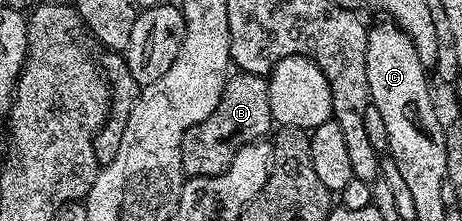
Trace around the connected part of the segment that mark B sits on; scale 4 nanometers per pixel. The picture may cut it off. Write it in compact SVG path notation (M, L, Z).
M230 74L225 80L223 97L219 97L219 105L215 105L215 113L211 113L207 121L199 121L199 125L187 129L181 146L181 169L189 177L223 173L240 147L264 140L274 127L268 78L264 75Z

